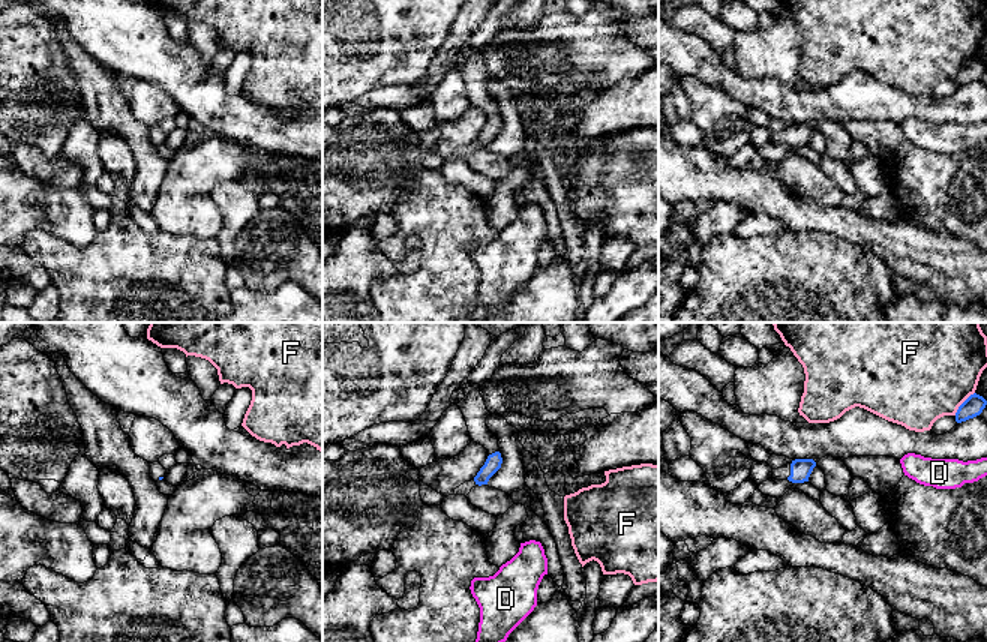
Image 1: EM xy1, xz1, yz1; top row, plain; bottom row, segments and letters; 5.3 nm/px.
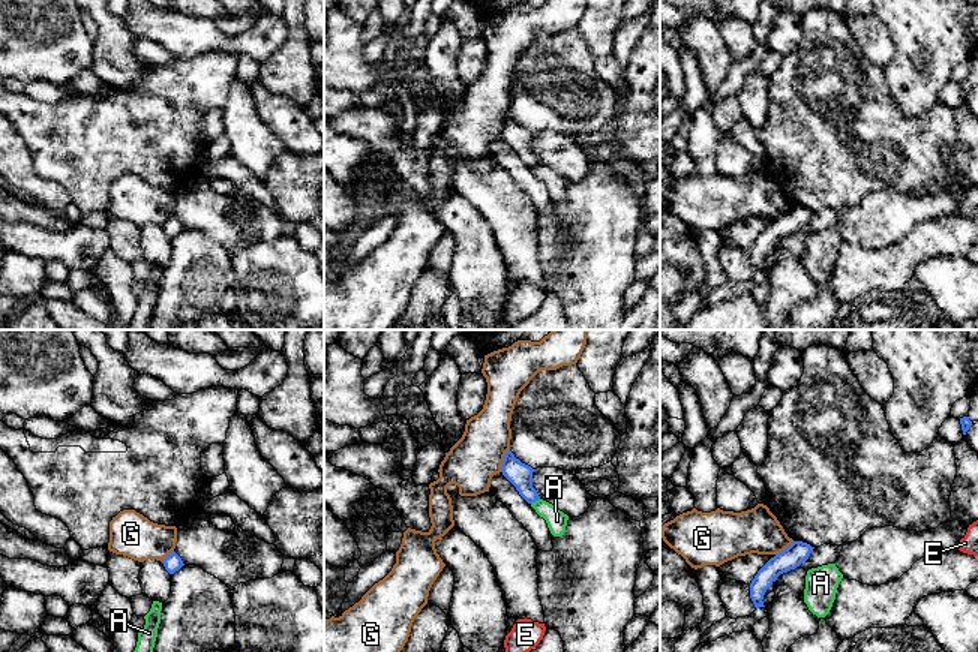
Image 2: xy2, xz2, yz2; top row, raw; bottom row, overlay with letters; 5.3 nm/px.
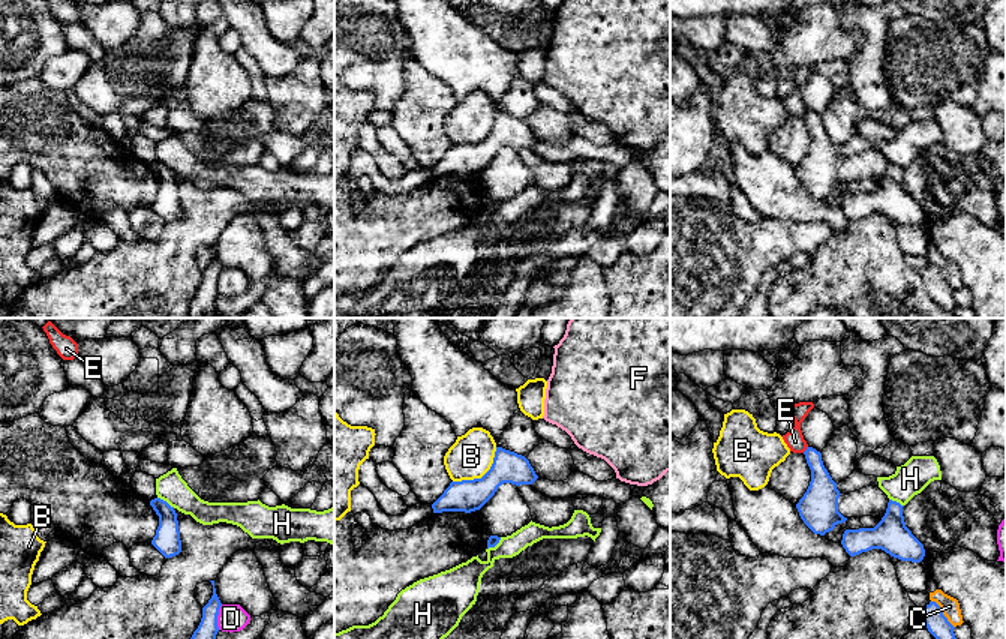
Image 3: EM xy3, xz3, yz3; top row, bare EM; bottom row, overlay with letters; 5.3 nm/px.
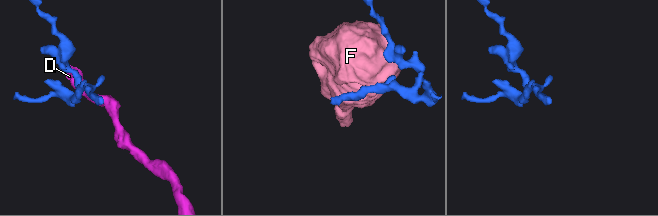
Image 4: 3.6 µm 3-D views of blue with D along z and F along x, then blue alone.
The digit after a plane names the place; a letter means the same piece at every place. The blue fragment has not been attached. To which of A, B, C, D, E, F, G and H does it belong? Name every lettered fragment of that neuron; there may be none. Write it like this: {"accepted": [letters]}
{"accepted": []}

